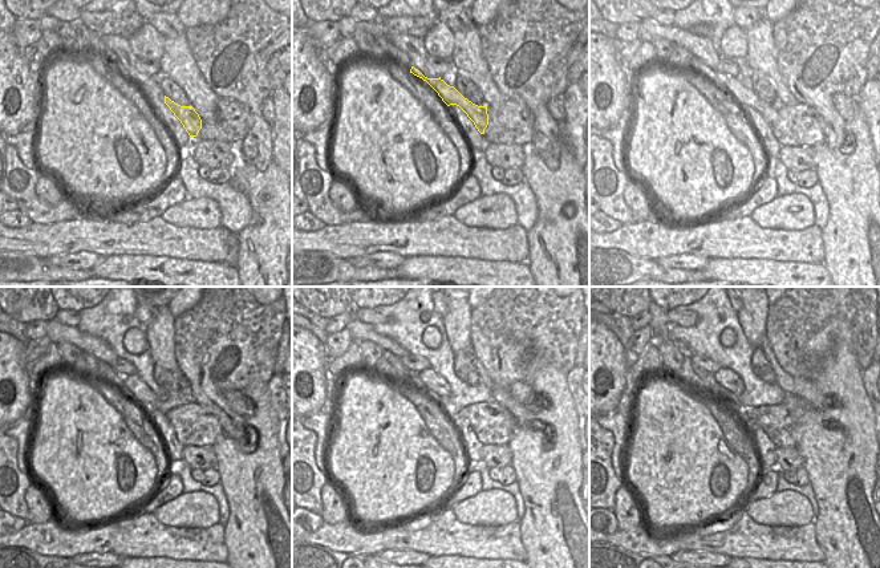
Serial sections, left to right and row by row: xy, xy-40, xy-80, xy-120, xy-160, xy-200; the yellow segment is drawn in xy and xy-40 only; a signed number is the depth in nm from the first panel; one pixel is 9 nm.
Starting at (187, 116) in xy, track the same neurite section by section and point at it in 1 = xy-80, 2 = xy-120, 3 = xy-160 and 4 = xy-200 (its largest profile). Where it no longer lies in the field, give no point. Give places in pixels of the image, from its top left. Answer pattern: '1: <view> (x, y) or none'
1: xy-80 (747, 98)
2: xy-120 (138, 389)
3: xy-160 (430, 381)
4: xy-200 (729, 380)

